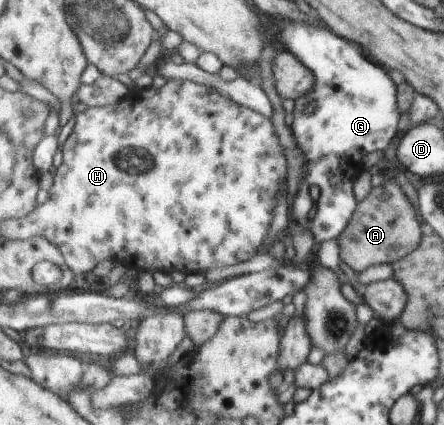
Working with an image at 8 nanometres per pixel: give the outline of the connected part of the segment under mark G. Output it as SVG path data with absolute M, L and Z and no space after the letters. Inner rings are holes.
M282 22L270 26L270 36L276 38L276 44L281 50L296 55L316 78L310 93L293 100L294 118L289 127L296 146L306 158L306 170L296 196L292 198L290 216L298 226L312 233L310 236L313 242L322 244L336 238L344 230L350 214L354 212L354 206L357 206L350 184L364 170L364 155L384 150L396 132L396 90L388 74L376 64L368 62L360 54L360 48L356 52L354 44L348 44L345 39L334 36L322 26ZM309 103L314 105L314 110L305 114L304 108ZM310 186L318 186L319 190L312 220L308 220L312 206L308 196Z

